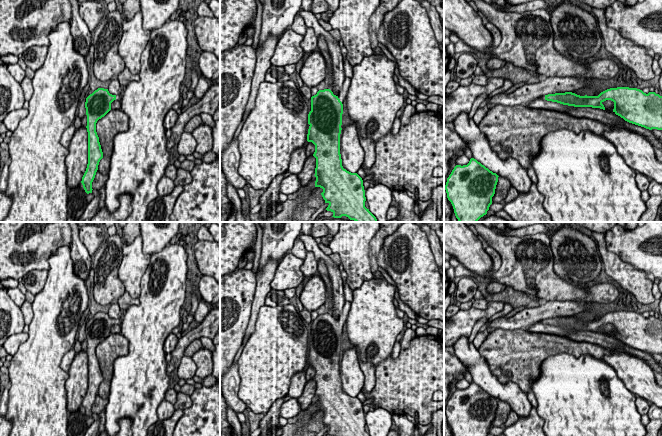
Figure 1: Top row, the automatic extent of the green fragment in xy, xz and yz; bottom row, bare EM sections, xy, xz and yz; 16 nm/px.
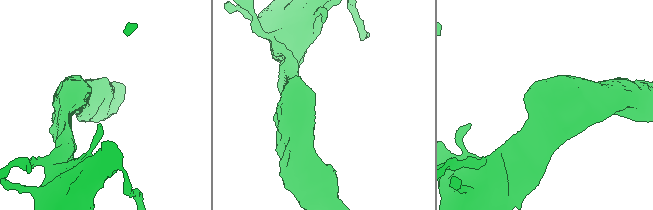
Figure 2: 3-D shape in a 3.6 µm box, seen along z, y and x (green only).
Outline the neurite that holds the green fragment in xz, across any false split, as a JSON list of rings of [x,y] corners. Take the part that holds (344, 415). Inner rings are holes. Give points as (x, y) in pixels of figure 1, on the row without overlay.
[[[346,301],[338,320],[330,313],[324,313],[311,321],[307,365],[315,369],[315,411],[323,413],[321,419],[329,428],[326,434],[370,436],[365,431],[362,402],[343,392],[340,378],[342,326],[346,323],[350,307],[351,302]]]

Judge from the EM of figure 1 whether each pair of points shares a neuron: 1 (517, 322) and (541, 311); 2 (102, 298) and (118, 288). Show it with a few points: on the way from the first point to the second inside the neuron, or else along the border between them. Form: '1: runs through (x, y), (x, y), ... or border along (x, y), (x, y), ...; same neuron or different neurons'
1: runs through (523, 319), (535, 314); same neuron
2: runs through (106, 294), (114, 288); same neuron

